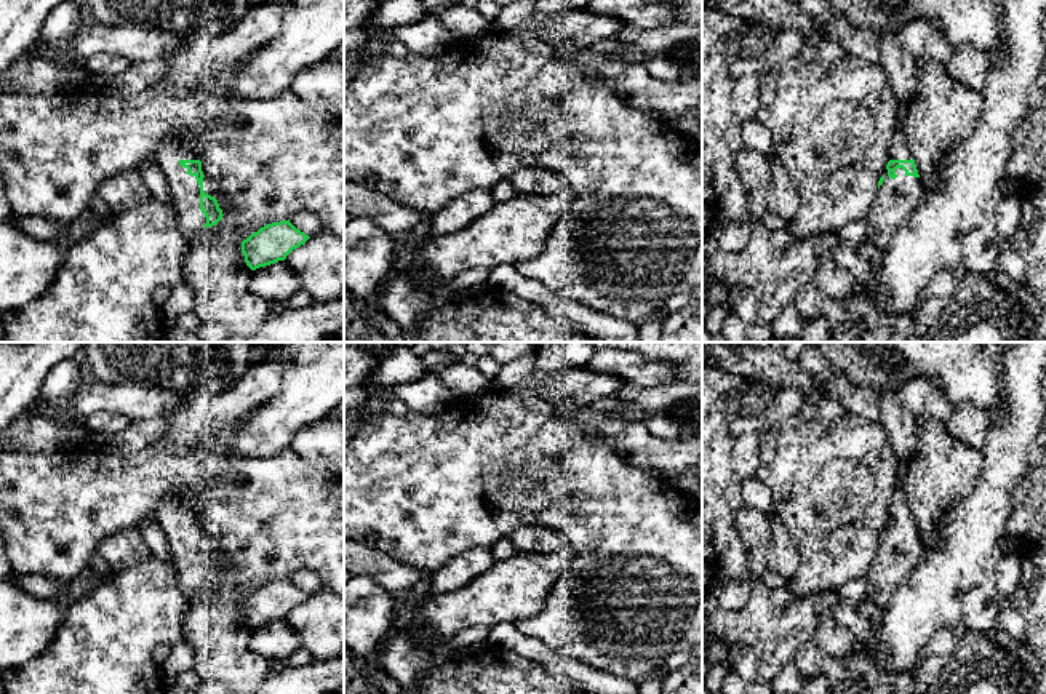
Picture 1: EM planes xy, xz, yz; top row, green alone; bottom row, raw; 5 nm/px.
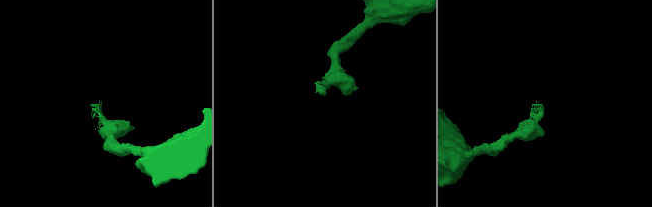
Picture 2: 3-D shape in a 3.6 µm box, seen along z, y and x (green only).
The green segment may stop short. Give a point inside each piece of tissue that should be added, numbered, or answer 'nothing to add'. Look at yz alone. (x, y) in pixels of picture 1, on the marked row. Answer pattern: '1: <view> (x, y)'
1: yz (896, 199)

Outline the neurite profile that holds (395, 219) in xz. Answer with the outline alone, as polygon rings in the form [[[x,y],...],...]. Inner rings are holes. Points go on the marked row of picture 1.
[[[344,181],[344,211],[355,216],[368,216],[390,235],[406,235],[430,214],[413,211],[397,205],[374,190]]]

